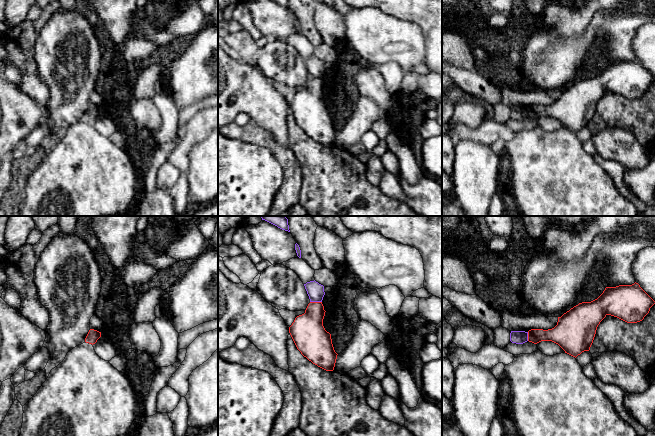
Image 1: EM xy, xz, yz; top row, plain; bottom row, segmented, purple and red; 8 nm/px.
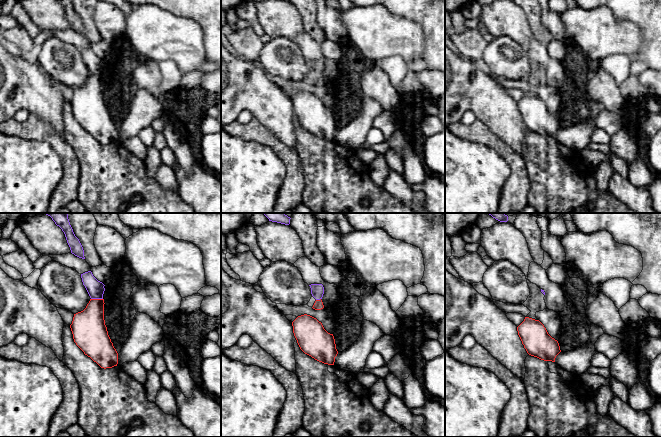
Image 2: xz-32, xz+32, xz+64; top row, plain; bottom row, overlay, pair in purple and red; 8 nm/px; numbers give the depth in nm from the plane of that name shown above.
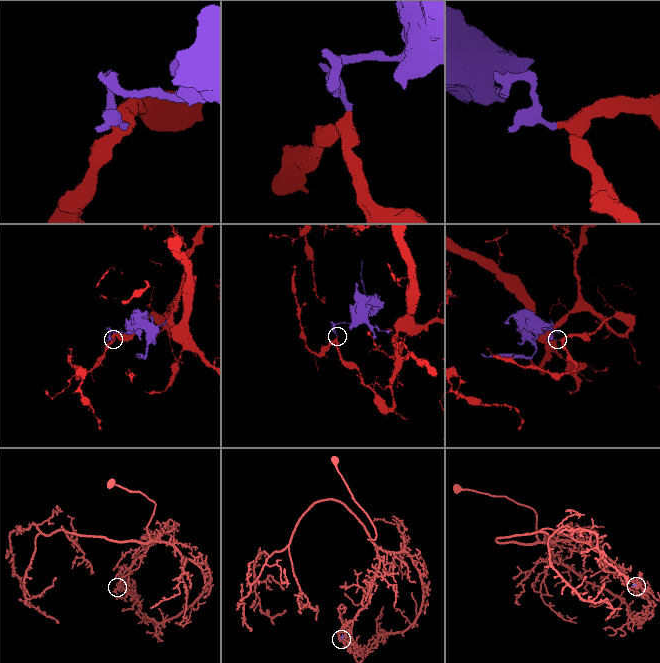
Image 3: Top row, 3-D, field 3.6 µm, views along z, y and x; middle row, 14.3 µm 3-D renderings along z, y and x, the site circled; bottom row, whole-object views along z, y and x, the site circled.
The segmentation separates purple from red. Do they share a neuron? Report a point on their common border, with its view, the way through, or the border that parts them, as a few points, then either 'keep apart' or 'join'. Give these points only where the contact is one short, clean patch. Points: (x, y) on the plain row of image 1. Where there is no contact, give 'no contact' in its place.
xz (316, 77) | keep apart

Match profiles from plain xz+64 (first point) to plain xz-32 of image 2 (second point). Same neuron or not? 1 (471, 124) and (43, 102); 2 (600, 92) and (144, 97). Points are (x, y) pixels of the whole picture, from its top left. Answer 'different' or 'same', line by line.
1: different
2: different

